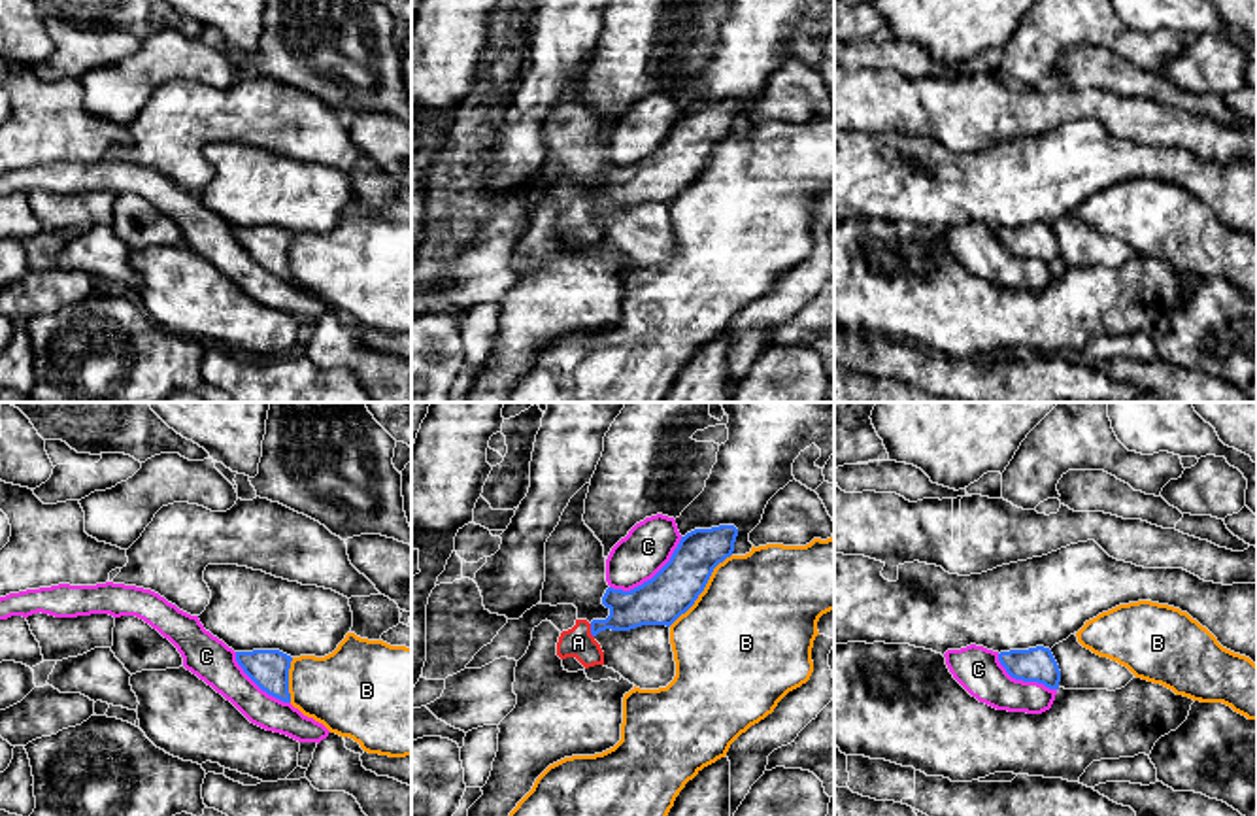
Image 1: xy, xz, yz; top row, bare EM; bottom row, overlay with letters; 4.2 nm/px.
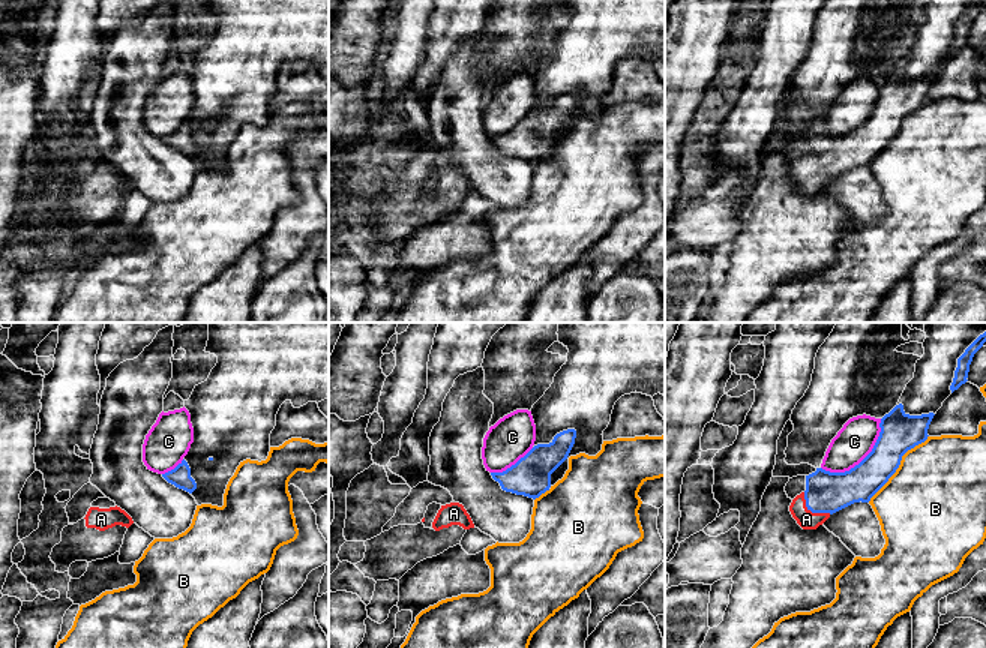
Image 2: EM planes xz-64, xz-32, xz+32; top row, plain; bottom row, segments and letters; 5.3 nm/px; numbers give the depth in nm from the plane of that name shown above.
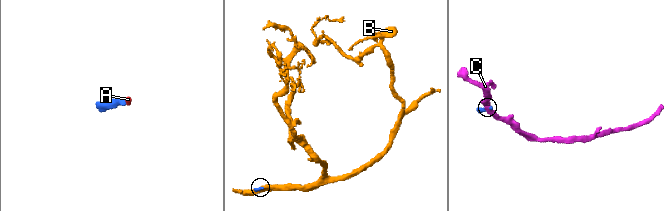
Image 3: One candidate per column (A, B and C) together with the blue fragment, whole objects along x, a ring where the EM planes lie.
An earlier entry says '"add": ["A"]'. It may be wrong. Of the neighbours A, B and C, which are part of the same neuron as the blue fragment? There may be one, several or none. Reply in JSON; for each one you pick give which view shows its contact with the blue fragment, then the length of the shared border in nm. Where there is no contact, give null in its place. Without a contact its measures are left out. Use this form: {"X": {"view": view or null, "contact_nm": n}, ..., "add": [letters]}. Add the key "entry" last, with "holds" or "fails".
{"A": {"view": "xz", "contact_nm": 70}, "add": ["A"], "entry": "holds"}

